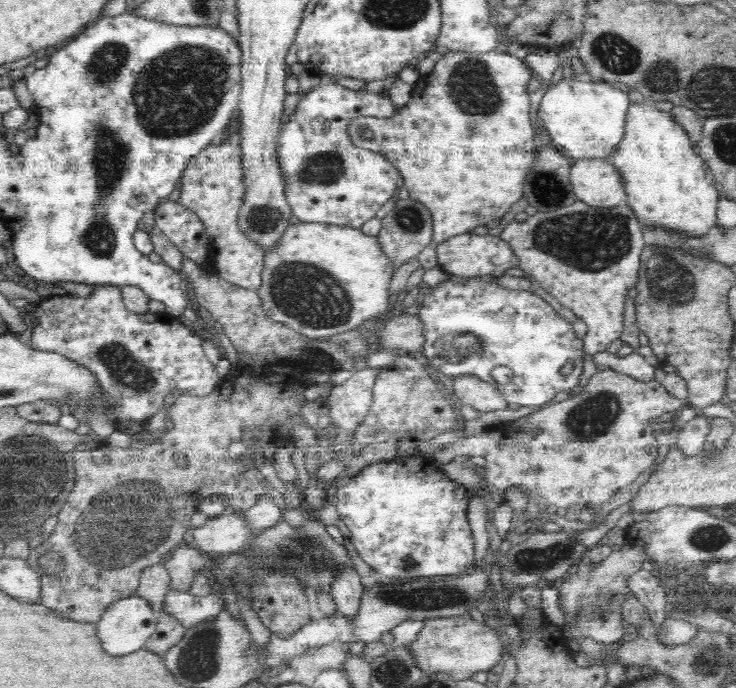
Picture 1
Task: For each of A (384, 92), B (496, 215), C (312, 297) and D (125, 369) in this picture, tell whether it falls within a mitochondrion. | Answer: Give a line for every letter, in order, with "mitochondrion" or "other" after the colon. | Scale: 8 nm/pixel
A: other
B: other
C: mitochondrion
D: mitochondrion

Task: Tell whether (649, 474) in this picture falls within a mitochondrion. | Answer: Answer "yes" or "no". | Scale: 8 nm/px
no

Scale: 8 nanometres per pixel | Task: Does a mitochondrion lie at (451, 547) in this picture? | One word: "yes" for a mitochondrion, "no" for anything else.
no

